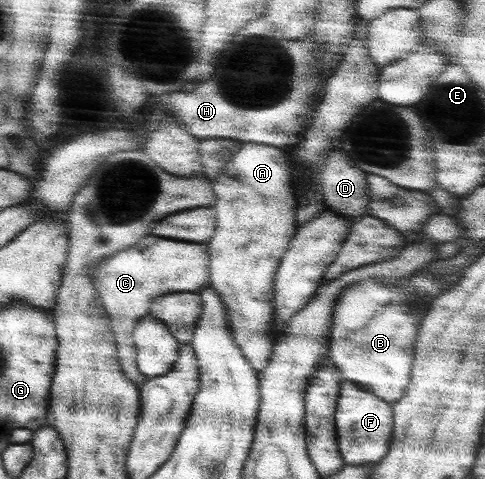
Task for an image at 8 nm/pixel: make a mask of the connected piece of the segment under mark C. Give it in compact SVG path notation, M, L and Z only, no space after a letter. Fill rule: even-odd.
M150 234L147 238L140 240L136 247L131 247L118 255L98 264L94 268L95 288L101 296L107 312L111 315L115 333L117 336L120 352L120 362L130 380L134 380L138 386L146 384L149 376L144 375L139 367L139 348L135 341L135 332L139 322L147 316L152 316L152 306L156 299L162 296L170 296L178 292L200 293L212 285L211 261L212 253L209 243L194 243L188 241L168 240L155 234Z

